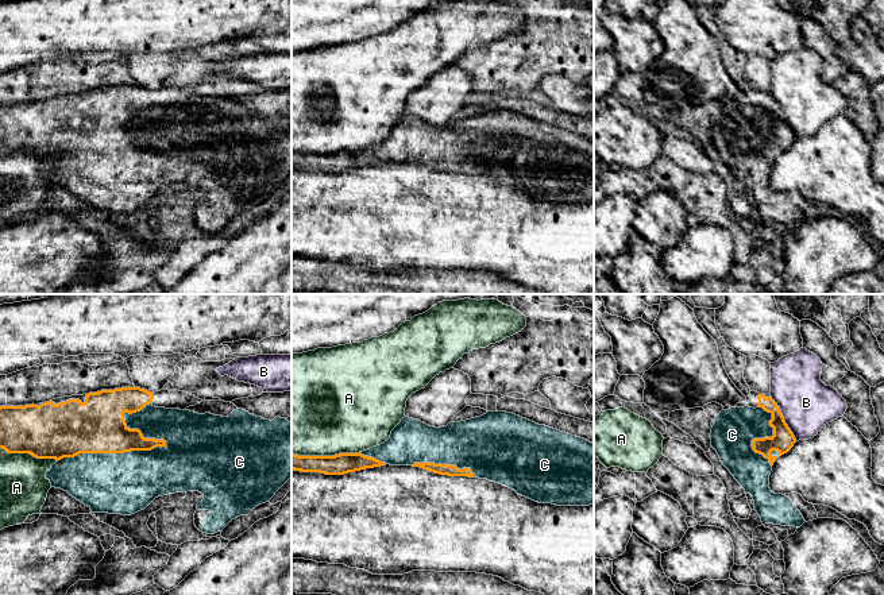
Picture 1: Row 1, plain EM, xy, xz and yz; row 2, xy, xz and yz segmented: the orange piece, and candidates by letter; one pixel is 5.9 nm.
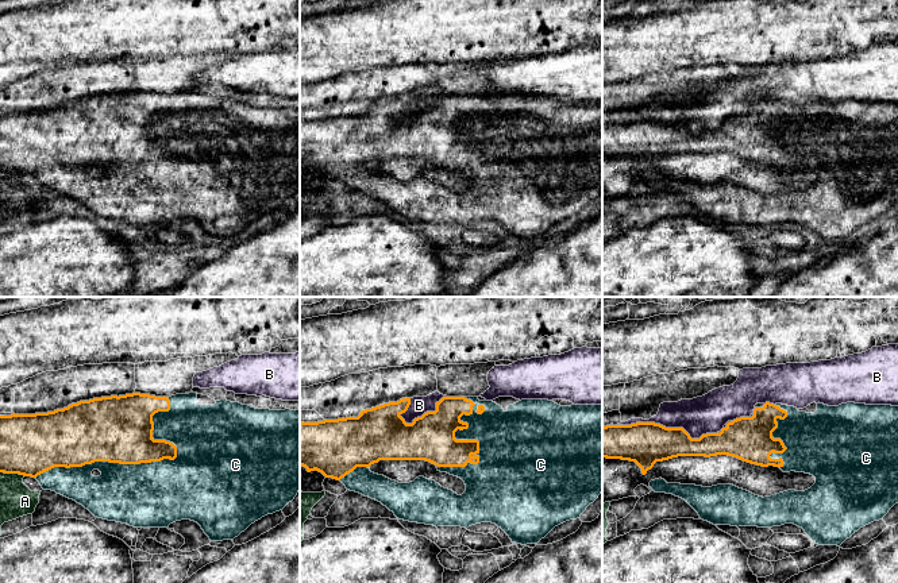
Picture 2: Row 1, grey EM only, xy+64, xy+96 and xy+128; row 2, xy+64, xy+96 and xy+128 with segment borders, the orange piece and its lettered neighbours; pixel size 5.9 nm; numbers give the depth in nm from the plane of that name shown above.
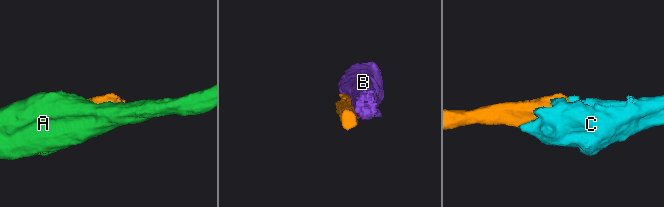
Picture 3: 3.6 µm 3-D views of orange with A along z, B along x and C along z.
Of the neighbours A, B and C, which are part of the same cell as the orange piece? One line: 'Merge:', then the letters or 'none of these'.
Merge: C

